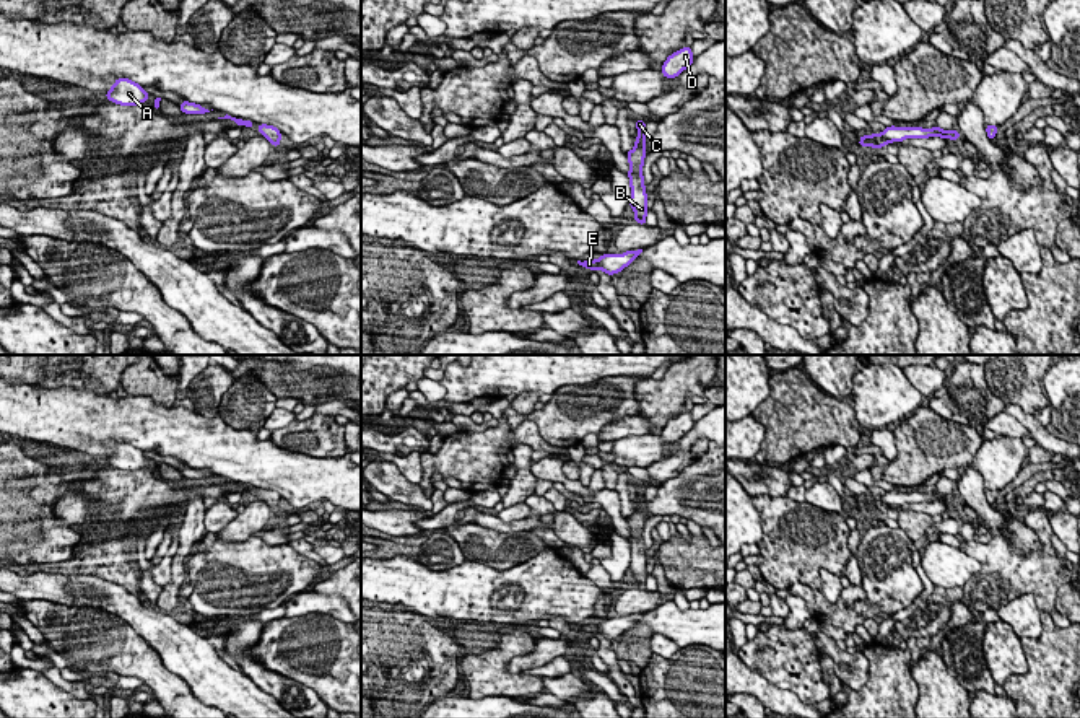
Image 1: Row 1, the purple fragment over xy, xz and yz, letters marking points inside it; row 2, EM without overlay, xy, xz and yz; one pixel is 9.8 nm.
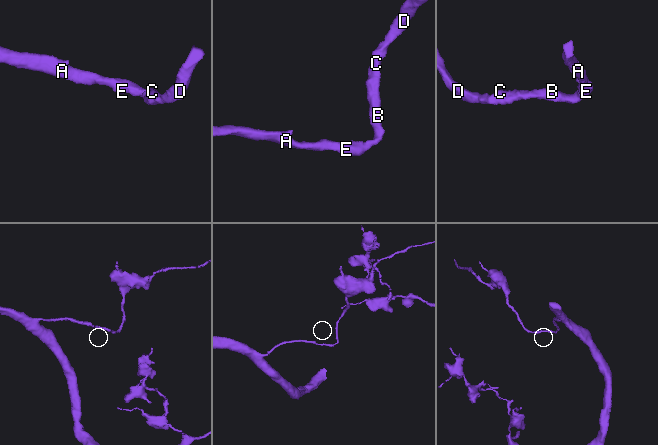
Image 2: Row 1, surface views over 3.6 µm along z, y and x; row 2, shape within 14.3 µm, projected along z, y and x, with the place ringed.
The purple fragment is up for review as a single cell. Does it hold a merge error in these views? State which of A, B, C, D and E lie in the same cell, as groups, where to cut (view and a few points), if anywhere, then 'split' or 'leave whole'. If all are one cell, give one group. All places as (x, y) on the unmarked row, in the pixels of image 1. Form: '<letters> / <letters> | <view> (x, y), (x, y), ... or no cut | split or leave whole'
A B C D E | no cut | leave whole

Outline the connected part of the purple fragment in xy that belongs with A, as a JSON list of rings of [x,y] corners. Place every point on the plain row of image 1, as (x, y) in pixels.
[[[117,443],[112,453],[106,458],[106,462],[120,471],[137,471],[148,464],[148,459],[143,451],[128,444]]]

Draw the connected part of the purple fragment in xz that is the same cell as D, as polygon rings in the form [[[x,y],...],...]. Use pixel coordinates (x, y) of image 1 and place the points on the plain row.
[[[686,410],[675,418],[668,420],[667,425],[662,430],[662,440],[665,443],[675,443],[678,441],[685,433],[688,433],[693,428],[693,418],[691,410]]]

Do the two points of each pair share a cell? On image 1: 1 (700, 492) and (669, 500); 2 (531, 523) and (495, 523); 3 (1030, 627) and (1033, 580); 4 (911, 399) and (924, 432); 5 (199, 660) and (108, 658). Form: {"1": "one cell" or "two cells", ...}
{"1": "one cell", "2": "one cell", "3": "two cells", "4": "two cells", "5": "two cells"}

